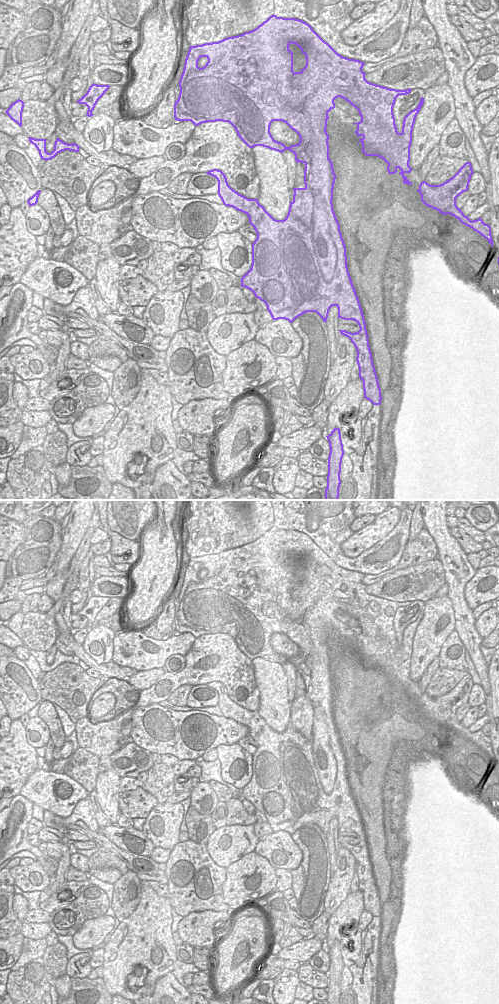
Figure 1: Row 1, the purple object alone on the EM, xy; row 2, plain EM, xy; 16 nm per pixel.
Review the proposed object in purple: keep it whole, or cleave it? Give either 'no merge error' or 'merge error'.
merge error

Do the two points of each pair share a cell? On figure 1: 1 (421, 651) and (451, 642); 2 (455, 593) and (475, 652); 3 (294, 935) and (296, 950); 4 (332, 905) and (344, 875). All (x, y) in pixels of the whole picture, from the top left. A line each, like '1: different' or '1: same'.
1: different
2: same
3: different
4: same

